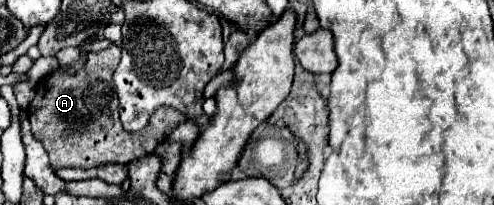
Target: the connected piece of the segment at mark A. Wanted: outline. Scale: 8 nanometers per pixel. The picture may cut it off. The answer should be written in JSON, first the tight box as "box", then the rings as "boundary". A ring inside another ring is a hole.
{"box":[26,43,186,171],"boundary":[[[110,43],[104,51],[88,53],[86,63],[78,73],[70,75],[58,71],[48,75],[36,87],[36,97],[26,113],[32,135],[44,145],[54,171],[62,167],[90,169],[104,163],[132,163],[140,157],[148,157],[172,133],[172,129],[176,129],[176,125],[186,121],[184,113],[164,106],[156,109],[144,131],[134,135],[122,129],[116,89],[112,85],[112,73],[118,67],[120,53],[120,45]]]}

